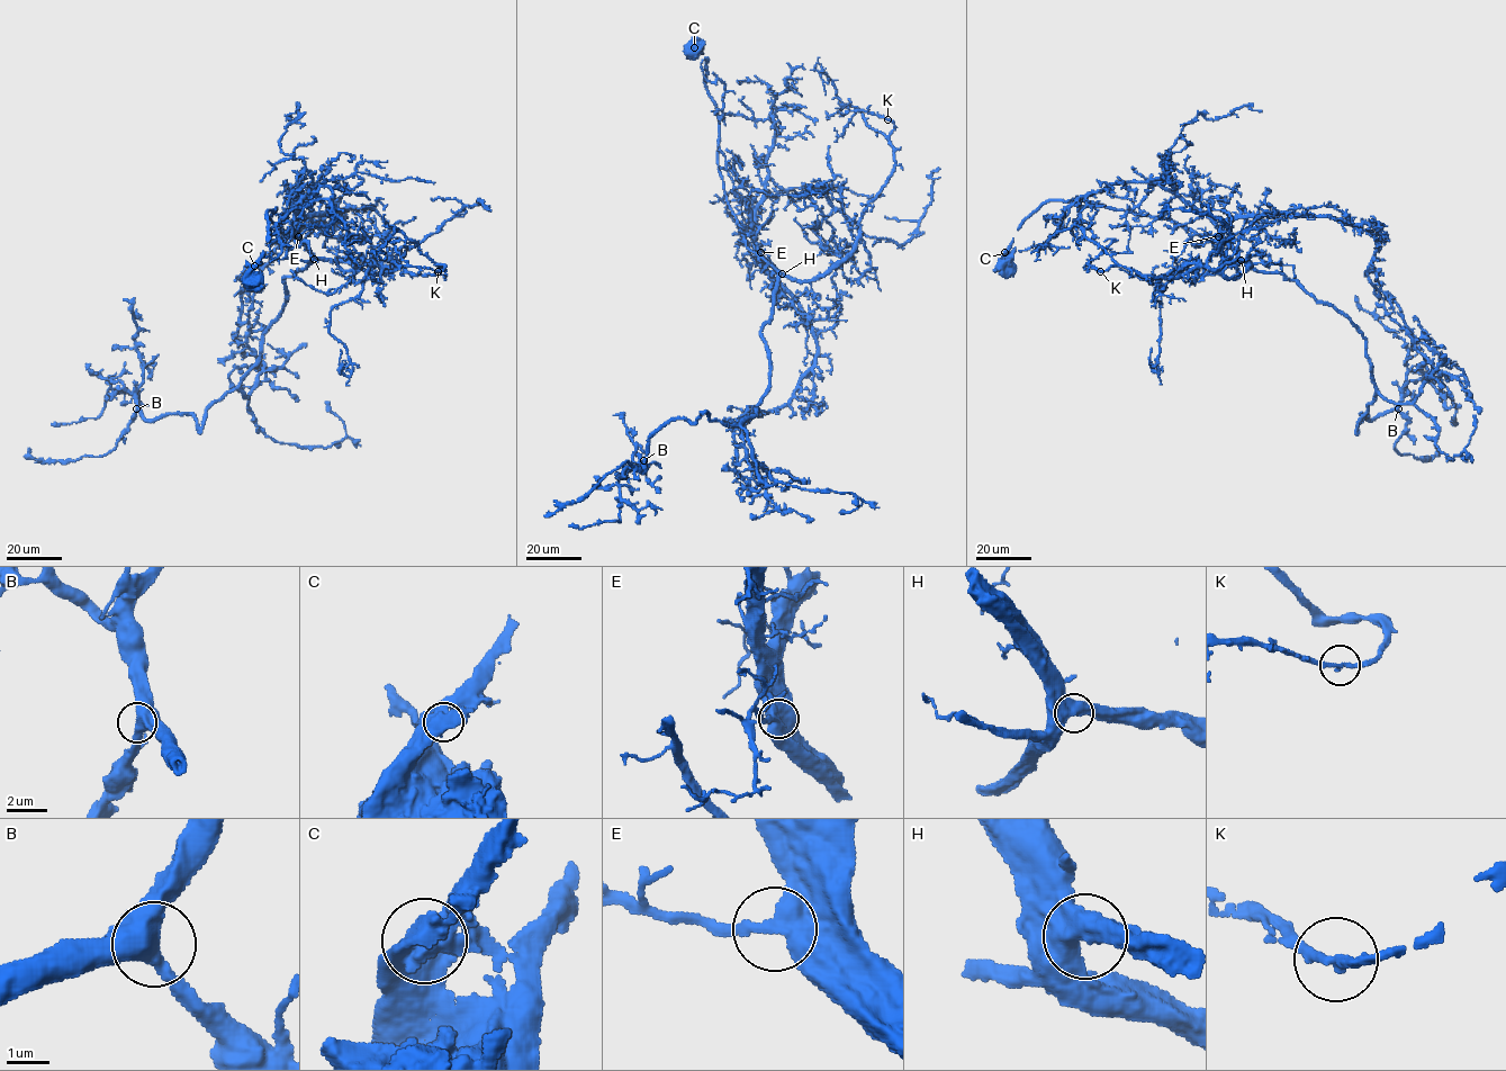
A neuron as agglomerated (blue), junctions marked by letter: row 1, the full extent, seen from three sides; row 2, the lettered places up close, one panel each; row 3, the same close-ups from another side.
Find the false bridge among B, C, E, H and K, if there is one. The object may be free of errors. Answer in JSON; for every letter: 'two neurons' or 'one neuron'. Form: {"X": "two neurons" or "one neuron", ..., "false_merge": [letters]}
{"B": "one neuron", "C": "one neuron", "E": "one neuron", "H": "one neuron", "K": "one neuron", "false_merge": []}

